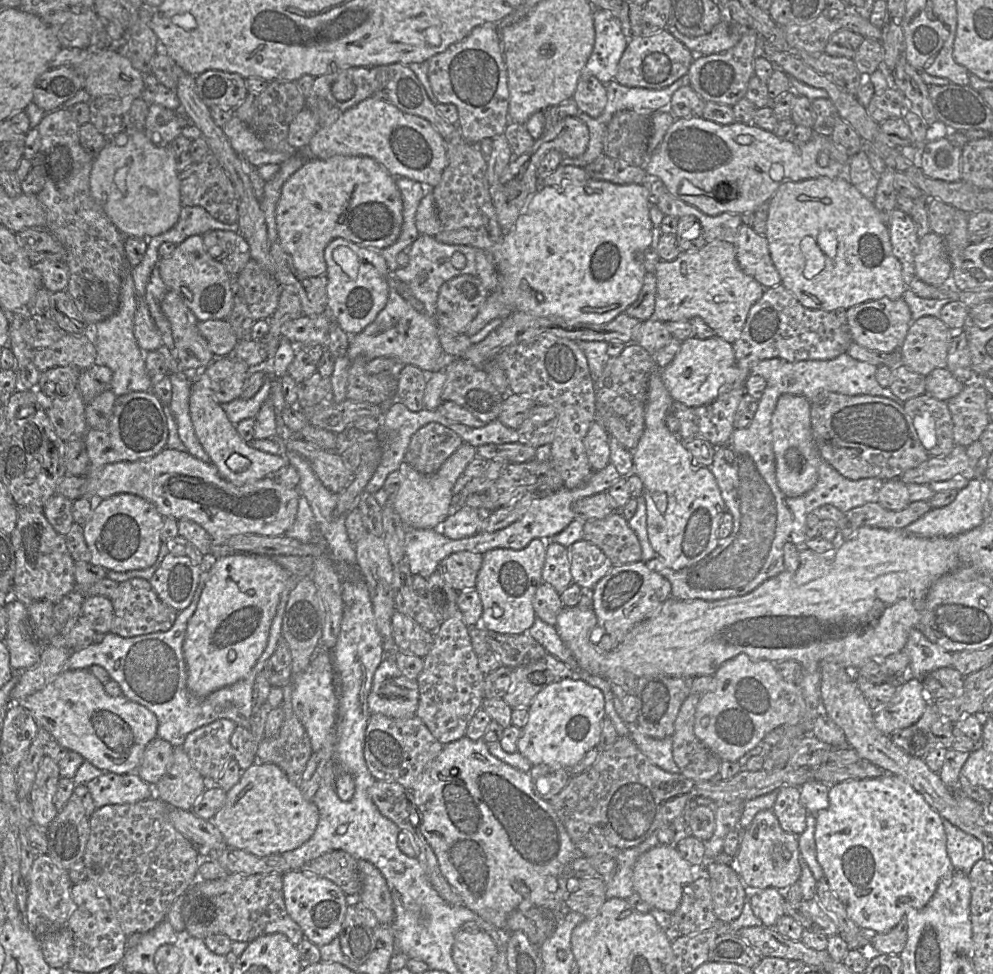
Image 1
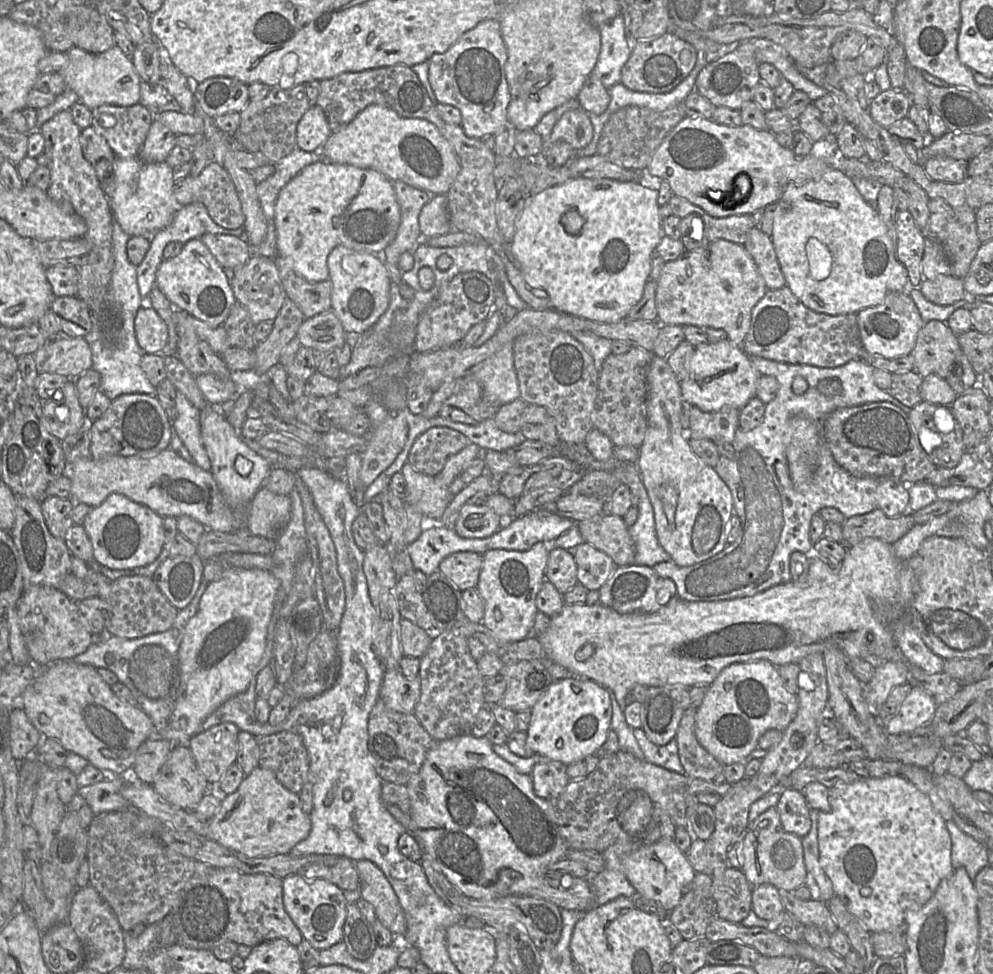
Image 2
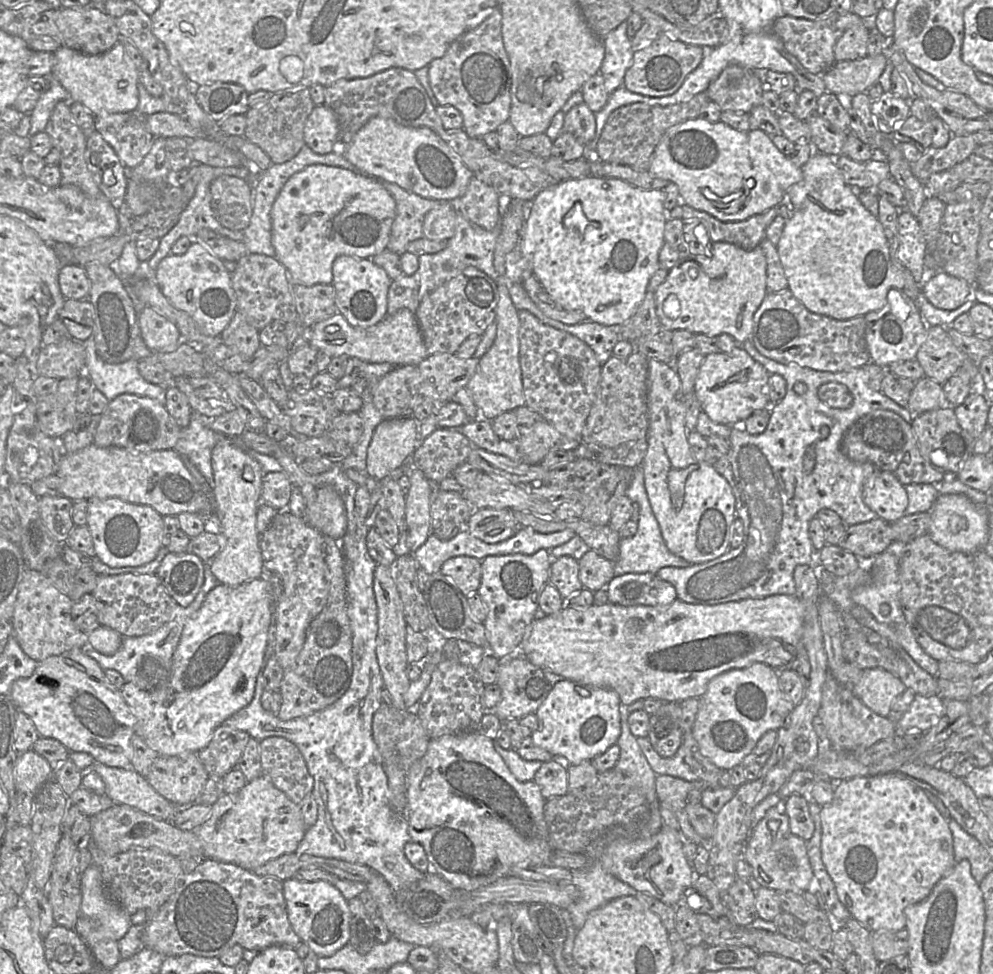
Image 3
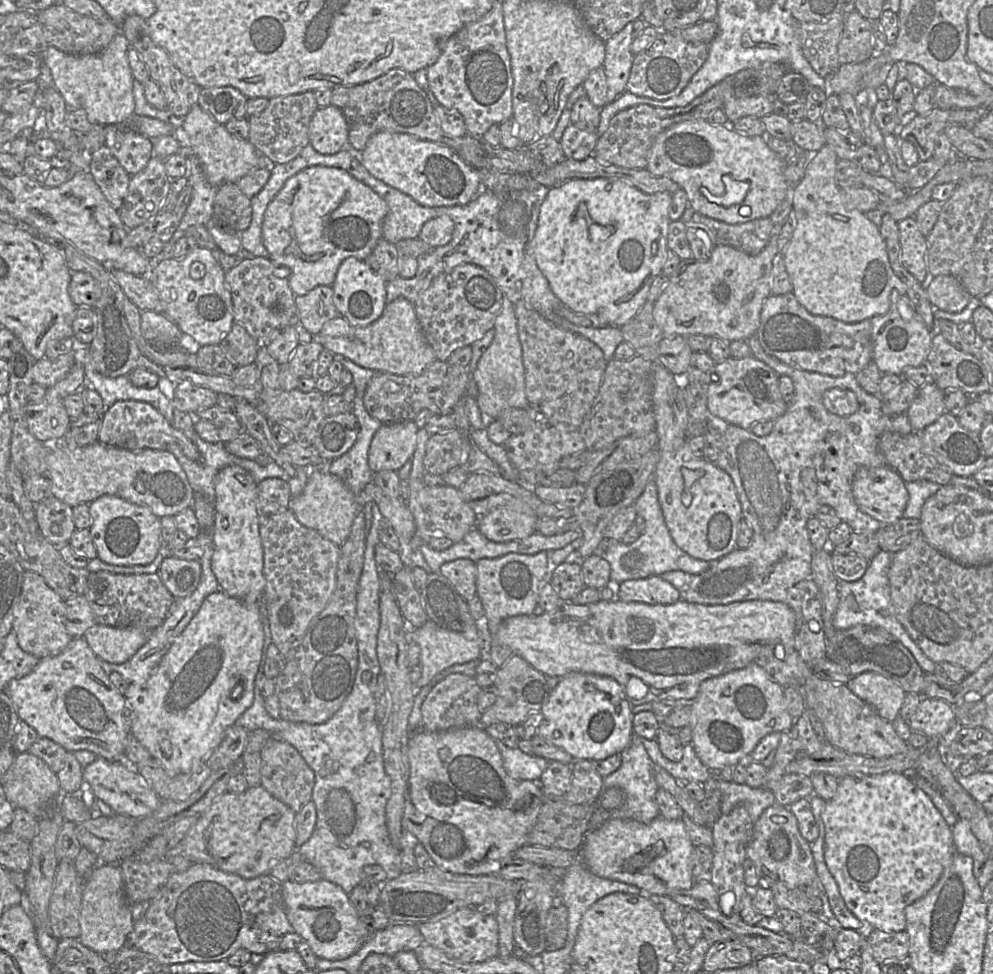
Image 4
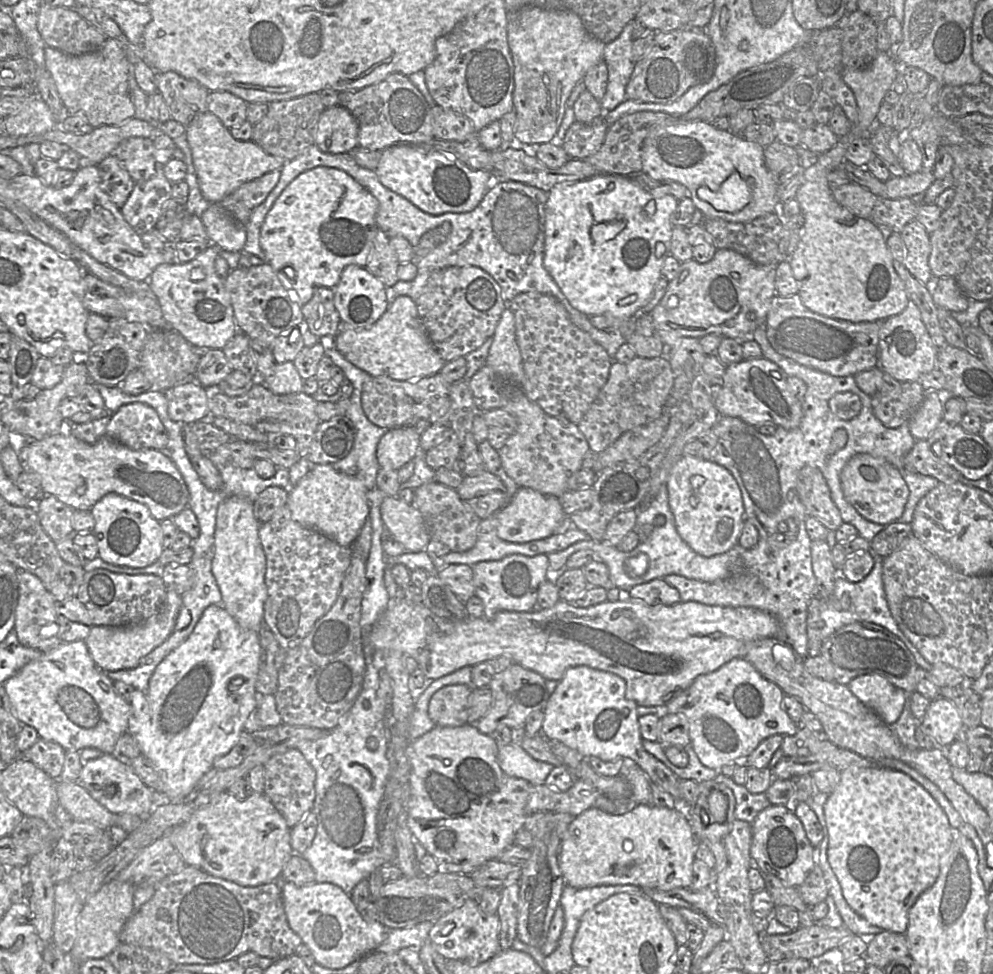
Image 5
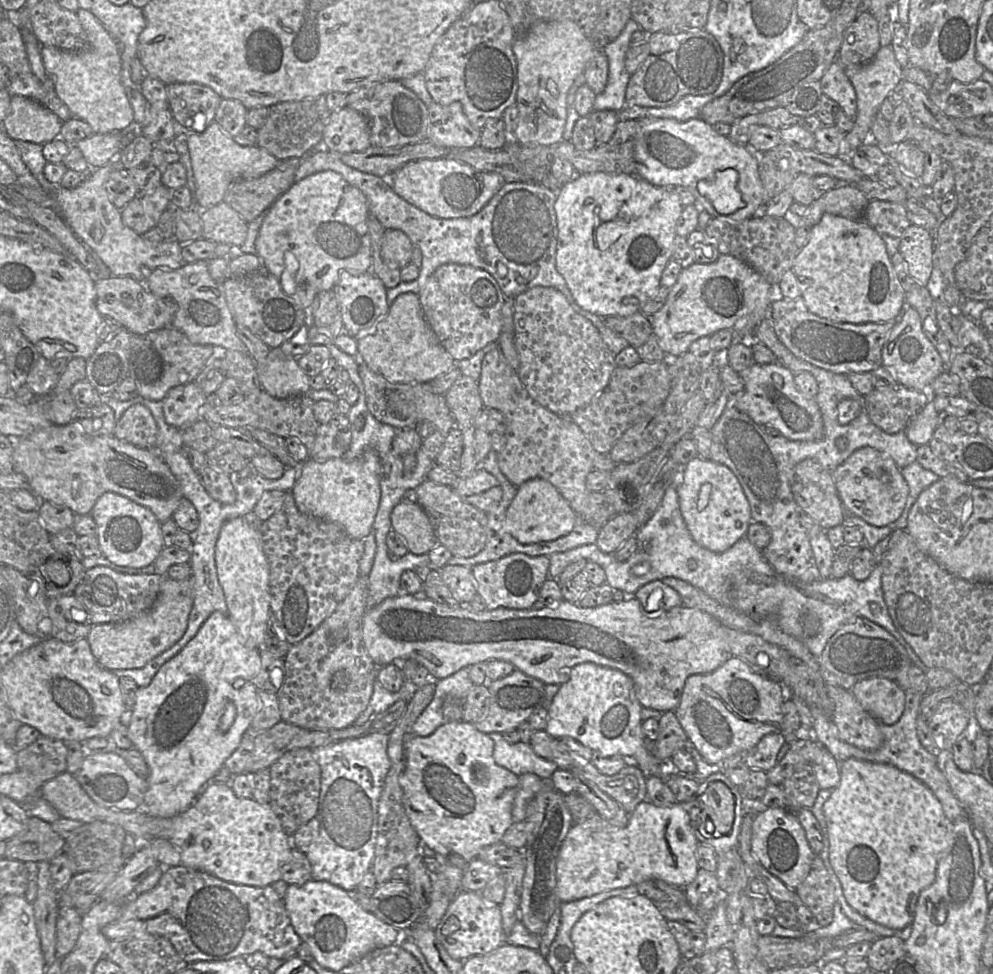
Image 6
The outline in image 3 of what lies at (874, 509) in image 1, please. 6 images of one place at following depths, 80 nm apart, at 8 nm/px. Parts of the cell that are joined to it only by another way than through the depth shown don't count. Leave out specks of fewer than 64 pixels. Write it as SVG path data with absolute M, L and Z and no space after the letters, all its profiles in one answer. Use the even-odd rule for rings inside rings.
M882 518L847 526L839 546L859 559L873 559L893 542L891 523Z

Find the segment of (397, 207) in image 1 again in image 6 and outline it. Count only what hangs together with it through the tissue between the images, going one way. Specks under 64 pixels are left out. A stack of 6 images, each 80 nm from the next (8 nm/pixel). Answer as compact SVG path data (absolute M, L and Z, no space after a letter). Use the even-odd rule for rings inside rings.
M335 171L316 172L296 181L265 213L255 241L257 255L262 258L262 267L271 273L279 281L283 291L305 310L318 293L335 287L341 271L348 271L352 275L371 272L369 215L364 194ZM287 251L295 256L296 263L286 265L284 255Z

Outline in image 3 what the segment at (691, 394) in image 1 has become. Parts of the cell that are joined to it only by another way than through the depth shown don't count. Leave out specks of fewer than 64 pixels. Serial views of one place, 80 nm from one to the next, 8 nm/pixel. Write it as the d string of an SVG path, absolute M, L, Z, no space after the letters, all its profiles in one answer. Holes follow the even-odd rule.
M743 347L730 353L718 352L705 356L694 386L694 393L712 421L730 426L741 426L753 412L772 405L769 399L769 372L755 361Z

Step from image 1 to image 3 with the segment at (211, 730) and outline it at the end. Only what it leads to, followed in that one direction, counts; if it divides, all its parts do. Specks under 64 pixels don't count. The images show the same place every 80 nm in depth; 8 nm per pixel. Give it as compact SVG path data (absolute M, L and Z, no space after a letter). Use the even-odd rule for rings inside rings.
M226 725L217 727L209 744L197 752L209 778L223 778L237 767L249 739L244 731Z

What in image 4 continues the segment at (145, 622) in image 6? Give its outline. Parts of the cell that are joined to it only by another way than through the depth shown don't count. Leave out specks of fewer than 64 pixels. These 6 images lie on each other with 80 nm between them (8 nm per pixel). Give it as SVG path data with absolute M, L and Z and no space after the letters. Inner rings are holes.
M95 624L82 638L99 660L121 664L128 661L146 643L150 632L134 627Z

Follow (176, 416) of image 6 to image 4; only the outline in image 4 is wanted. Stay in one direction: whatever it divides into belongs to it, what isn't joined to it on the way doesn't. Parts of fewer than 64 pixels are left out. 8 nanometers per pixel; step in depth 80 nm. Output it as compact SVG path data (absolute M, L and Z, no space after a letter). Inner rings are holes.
M184 380L174 388L174 398L171 403L173 409L194 415L198 411L215 406L217 393Z

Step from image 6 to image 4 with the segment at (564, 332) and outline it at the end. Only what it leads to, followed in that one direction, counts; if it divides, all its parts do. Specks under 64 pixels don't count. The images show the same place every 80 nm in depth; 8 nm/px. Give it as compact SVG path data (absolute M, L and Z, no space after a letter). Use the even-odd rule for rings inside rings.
M524 300L514 304L514 311L529 405L550 420L579 429L598 394L607 366L602 350L589 339L555 326Z

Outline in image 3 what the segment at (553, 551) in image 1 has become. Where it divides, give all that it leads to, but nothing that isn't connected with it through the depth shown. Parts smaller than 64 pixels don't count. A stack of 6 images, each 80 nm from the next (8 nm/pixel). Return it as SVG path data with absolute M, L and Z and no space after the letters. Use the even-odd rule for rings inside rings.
M569 555L553 559L549 568L549 582L557 588L563 599L582 589L577 560Z

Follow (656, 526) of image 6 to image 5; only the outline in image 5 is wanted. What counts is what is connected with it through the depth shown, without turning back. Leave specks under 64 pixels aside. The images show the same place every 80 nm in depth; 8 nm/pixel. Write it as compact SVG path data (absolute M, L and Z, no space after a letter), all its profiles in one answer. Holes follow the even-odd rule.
M665 485L660 489L660 491L657 493L656 496L649 499L645 504L636 508L636 512L637 512L636 524L638 527L641 527L643 525L651 525L651 524L654 525L654 520L659 515L665 516L666 522L663 526L660 527L654 526L650 536L644 542L640 543L641 539L639 538L639 544L634 550L630 552L623 552L619 550L616 545L610 544L609 542L606 542L604 540L597 541L597 540L589 539L589 540L578 541L561 551L551 552L547 554L549 559L550 569L559 570L563 568L568 558L576 551L590 550L593 553L593 559L597 559L604 562L608 567L610 583L613 586L625 591L629 591L635 585L646 583L654 579L663 578L671 574L683 576L688 579L712 583L712 582L717 582L720 580L727 579L732 576L740 575L741 573L745 572L745 565L741 558L742 548L740 546L736 545L733 549L720 555L715 555L712 557L703 557L695 553L687 545L687 543L682 540L682 538L679 536L676 530L675 518L669 507L668 492ZM875 557L874 566L871 572L860 582L850 582L842 575L838 574L835 580L834 591L832 595L825 599L820 599L820 618L823 621L823 627L820 630L822 641L831 636L841 627L857 622L871 622L878 624L899 638L913 655L916 664L925 671L932 670L932 665L925 660L917 648L909 641L904 633L899 629L896 621L891 615L886 600L886 595L882 580L883 559Z

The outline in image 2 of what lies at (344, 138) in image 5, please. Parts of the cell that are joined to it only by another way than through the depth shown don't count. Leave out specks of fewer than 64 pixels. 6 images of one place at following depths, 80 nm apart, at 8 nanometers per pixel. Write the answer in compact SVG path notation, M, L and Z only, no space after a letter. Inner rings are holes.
M312 105L297 124L297 147L307 152L320 152L331 133L323 110Z

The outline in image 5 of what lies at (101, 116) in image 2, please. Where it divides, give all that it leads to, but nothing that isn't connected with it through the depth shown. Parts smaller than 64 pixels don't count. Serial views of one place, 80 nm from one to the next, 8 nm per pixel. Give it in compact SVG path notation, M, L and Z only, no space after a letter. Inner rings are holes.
M130 137L113 151L118 163L135 183L145 182L156 173L153 138Z

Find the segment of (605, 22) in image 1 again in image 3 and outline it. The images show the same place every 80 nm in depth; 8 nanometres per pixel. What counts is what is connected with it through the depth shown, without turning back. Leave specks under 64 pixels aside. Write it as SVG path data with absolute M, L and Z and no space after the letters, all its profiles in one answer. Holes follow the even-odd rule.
M622 22L603 39L604 58L599 73L604 79L604 88L610 95L623 86L624 76L630 67L634 49L627 35L627 22Z

